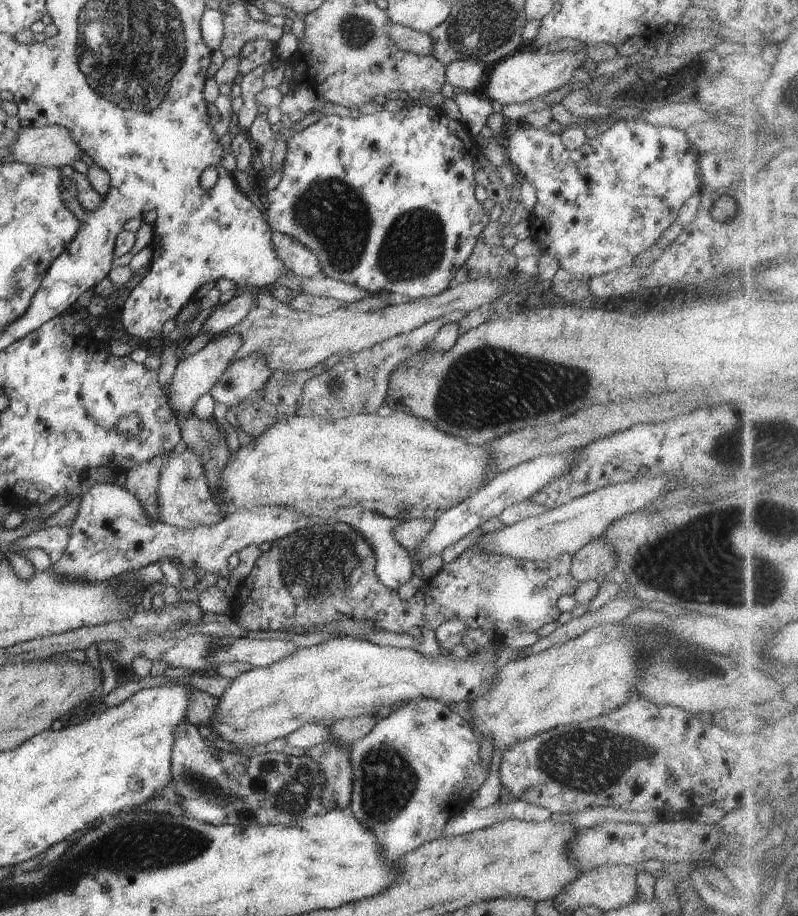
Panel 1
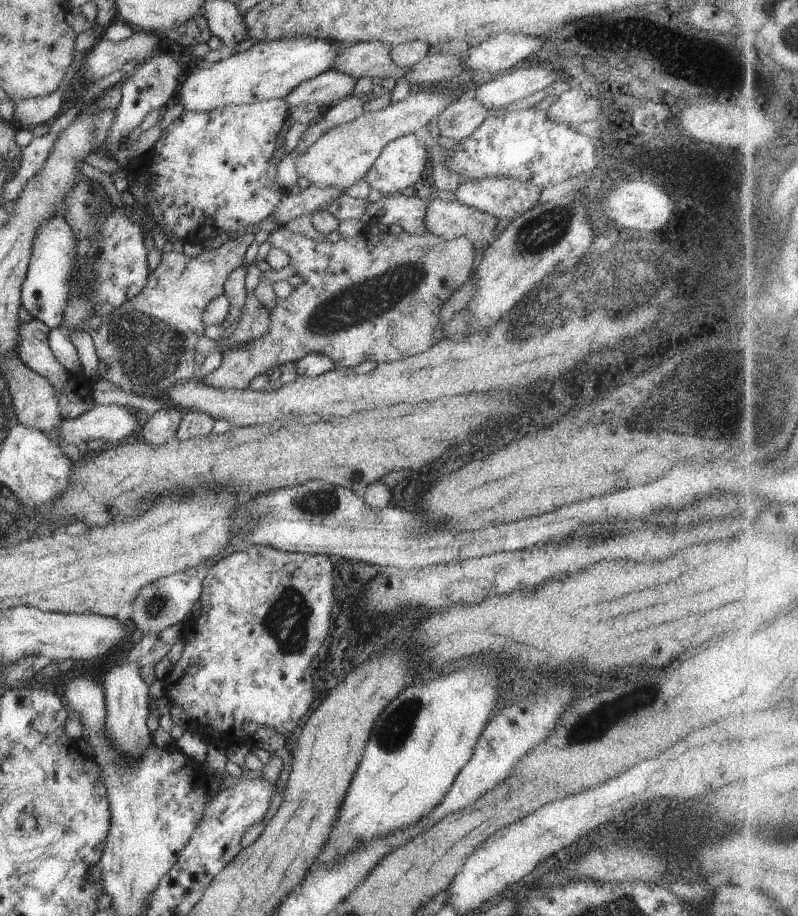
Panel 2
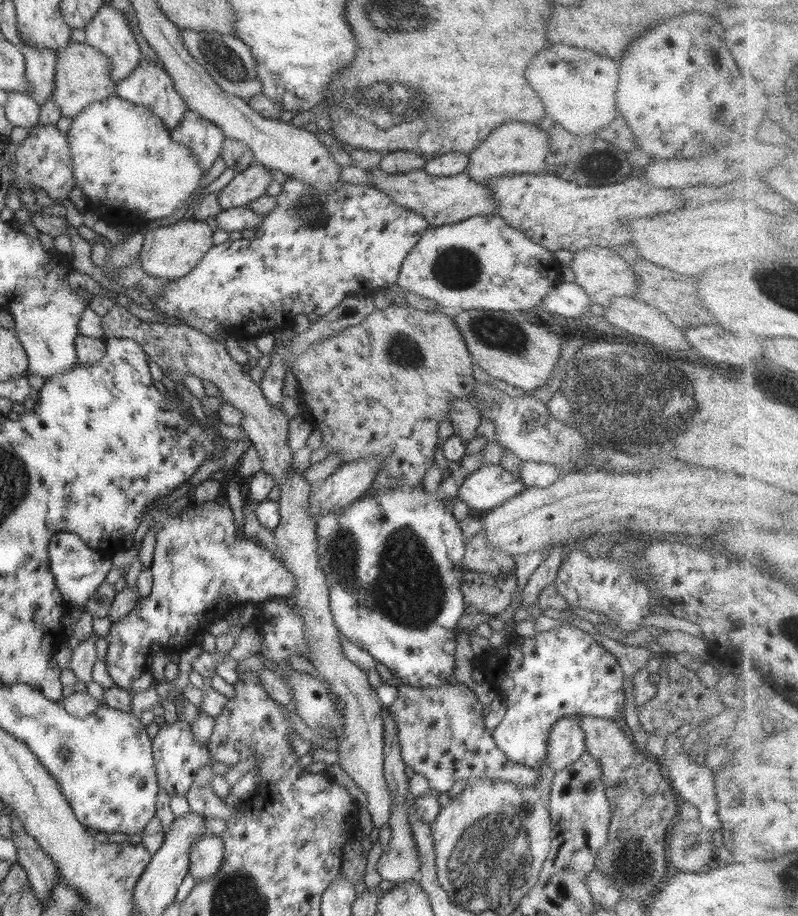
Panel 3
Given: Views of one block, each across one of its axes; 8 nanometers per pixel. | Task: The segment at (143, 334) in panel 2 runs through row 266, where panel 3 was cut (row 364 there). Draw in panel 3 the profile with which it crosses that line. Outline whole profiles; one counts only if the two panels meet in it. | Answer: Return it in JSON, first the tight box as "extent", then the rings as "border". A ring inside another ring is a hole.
{"extent":[101,306,393,829],"border":[[[113,306],[104,316],[101,316],[103,338],[128,338],[136,341],[147,354],[147,358],[156,362],[168,381],[182,381],[184,376],[193,374],[198,376],[201,382],[212,382],[220,390],[220,400],[222,404],[231,404],[234,408],[242,412],[243,420],[240,426],[248,434],[252,441],[254,450],[258,452],[261,458],[261,470],[270,474],[275,480],[275,485],[280,485],[280,500],[275,504],[276,513],[281,516],[279,526],[273,531],[274,542],[277,546],[276,554],[282,559],[280,562],[293,574],[296,580],[296,591],[287,599],[289,604],[301,614],[305,622],[305,639],[307,640],[308,660],[314,664],[319,678],[325,678],[330,684],[328,689],[335,693],[340,700],[346,705],[340,710],[341,717],[345,722],[342,724],[343,734],[338,738],[339,747],[336,751],[340,752],[339,764],[347,774],[355,780],[356,784],[366,794],[366,807],[371,814],[372,822],[376,829],[382,828],[390,820],[393,811],[393,796],[391,788],[388,786],[385,770],[383,767],[383,748],[384,748],[384,721],[382,711],[384,702],[379,691],[374,691],[372,685],[368,683],[366,671],[356,666],[350,659],[345,658],[341,651],[341,642],[339,636],[342,635],[335,625],[333,614],[329,605],[329,588],[324,571],[319,563],[319,554],[317,549],[316,521],[314,516],[310,515],[310,496],[312,496],[311,485],[304,479],[298,470],[292,469],[294,456],[287,444],[288,442],[288,423],[294,416],[303,415],[305,406],[301,403],[300,396],[285,396],[281,406],[272,406],[271,402],[263,395],[260,385],[256,385],[248,373],[242,371],[243,365],[236,363],[226,351],[224,340],[210,337],[186,323],[181,325],[154,323],[151,321],[142,321],[136,315],[130,313],[126,307]]]}

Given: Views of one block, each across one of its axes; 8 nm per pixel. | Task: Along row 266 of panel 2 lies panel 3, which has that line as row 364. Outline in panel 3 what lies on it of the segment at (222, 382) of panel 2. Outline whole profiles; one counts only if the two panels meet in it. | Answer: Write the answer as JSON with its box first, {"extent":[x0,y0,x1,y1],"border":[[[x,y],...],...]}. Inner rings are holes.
{"extent":[290,304,476,495],"border":[[[393,304],[387,306],[384,310],[376,310],[370,316],[367,316],[360,324],[350,326],[339,334],[325,338],[311,344],[306,352],[300,354],[294,359],[290,367],[290,375],[294,376],[294,381],[299,384],[299,396],[301,403],[305,406],[303,416],[313,426],[313,429],[320,430],[322,433],[322,447],[334,455],[342,456],[342,465],[348,465],[352,461],[364,461],[371,457],[380,457],[382,459],[382,468],[376,474],[372,486],[366,494],[374,495],[376,491],[390,491],[394,487],[420,487],[426,471],[435,465],[436,445],[439,440],[439,426],[443,418],[447,418],[451,402],[455,398],[468,399],[469,394],[476,385],[475,378],[472,376],[472,355],[466,348],[464,337],[460,334],[459,328],[454,324],[453,318],[439,311],[438,305],[436,311],[422,311],[415,309],[411,305],[401,307]]]}

